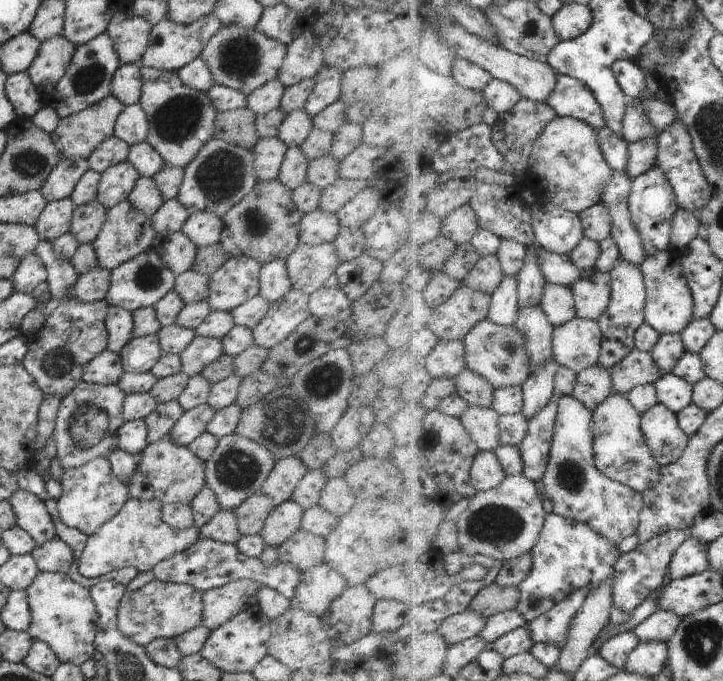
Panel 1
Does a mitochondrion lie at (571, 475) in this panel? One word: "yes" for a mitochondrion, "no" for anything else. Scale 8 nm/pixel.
yes

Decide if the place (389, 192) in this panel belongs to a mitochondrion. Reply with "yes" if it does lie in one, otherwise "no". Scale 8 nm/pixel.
no

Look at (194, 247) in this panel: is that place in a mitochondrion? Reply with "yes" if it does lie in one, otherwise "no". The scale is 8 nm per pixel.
no

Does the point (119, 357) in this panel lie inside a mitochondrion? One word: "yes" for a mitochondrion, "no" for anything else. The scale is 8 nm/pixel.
no

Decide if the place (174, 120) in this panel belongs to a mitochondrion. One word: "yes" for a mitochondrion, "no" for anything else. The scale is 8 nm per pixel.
yes

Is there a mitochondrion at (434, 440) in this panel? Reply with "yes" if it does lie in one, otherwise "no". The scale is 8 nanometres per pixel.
yes

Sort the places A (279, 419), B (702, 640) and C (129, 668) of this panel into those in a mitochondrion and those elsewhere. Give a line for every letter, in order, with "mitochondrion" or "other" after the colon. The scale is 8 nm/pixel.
A: mitochondrion
B: mitochondrion
C: mitochondrion

